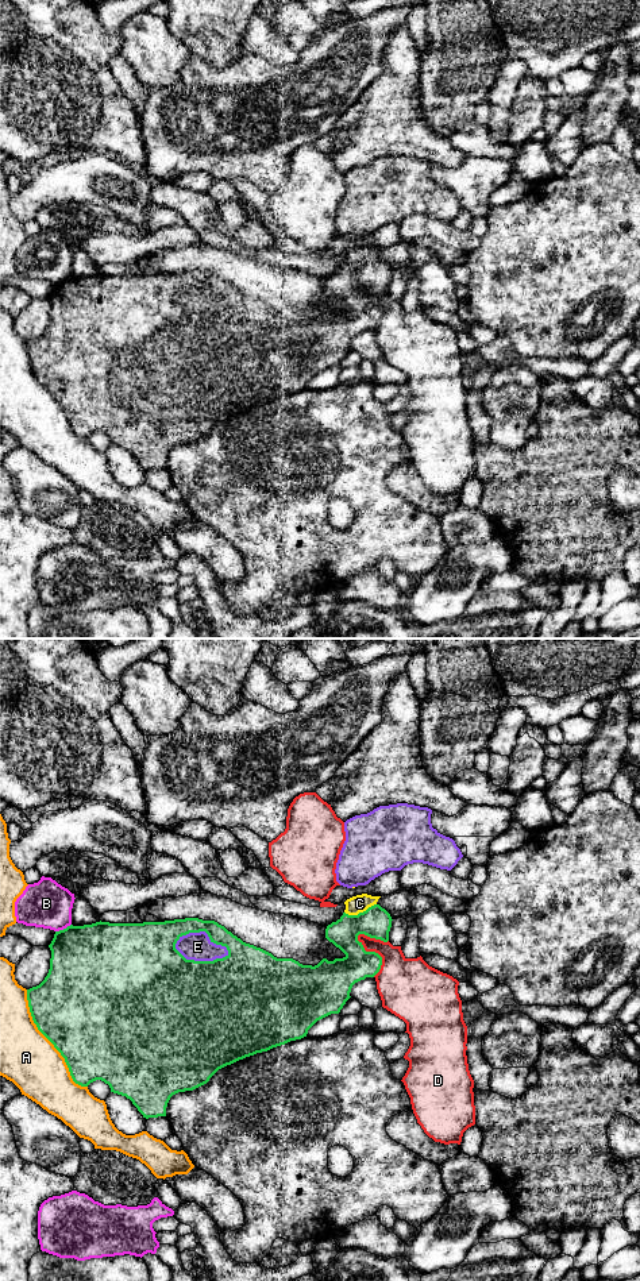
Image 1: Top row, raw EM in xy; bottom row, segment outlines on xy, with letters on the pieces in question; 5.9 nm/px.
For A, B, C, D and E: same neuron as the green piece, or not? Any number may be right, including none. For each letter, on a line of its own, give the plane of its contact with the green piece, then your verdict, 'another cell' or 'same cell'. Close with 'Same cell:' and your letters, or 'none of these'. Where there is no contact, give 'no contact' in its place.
A: xy | another cell
B: xy | another cell
C: xy | same cell
D: xy | another cell
E: xy | another cell
Same cell: C

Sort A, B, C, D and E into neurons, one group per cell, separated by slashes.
A / B / C / D / E

